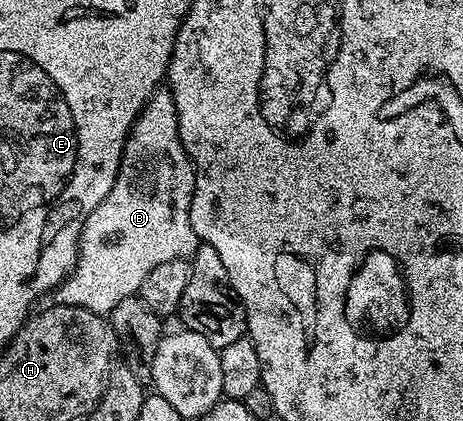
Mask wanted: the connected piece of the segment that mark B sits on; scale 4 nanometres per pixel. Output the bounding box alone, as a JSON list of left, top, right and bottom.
[55,87,199,315]

